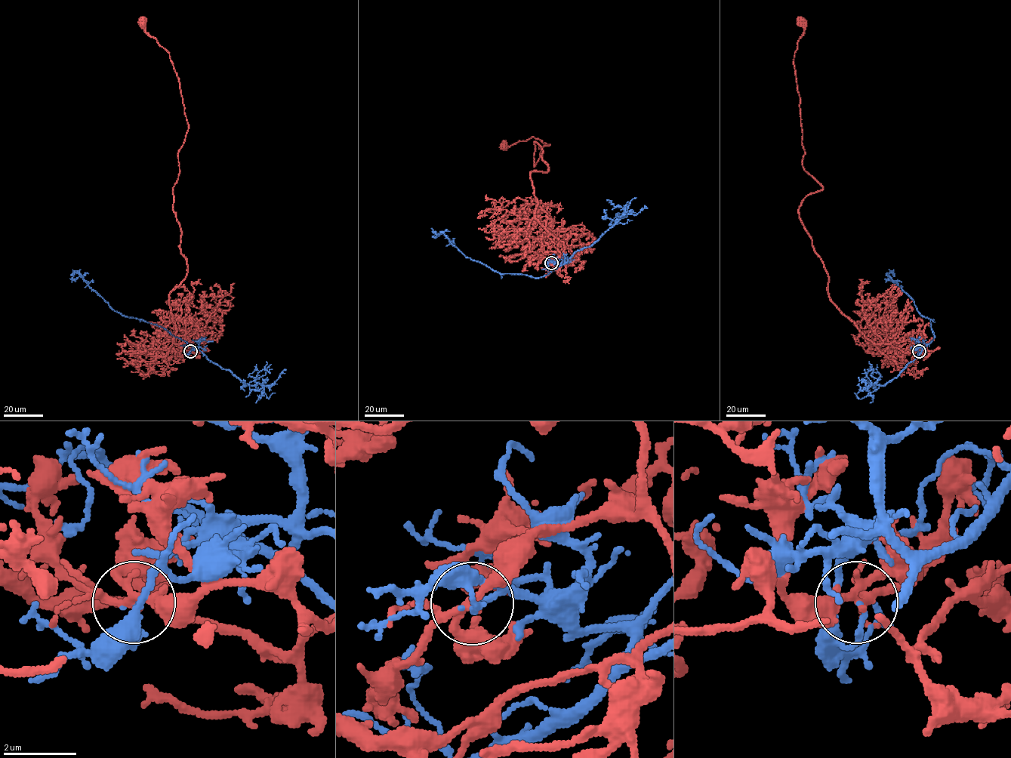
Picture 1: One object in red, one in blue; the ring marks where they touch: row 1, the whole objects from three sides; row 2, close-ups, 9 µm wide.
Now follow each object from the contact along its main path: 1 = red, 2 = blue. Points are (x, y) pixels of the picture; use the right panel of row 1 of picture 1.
1: (919, 351), (870, 341), (833, 303), (799, 217), (801, 201), (822, 187), (803, 167), (793, 60), (801, 23)
2: (919, 351), (934, 337), (930, 319), (917, 311), (913, 300), (888, 273), (892, 275)

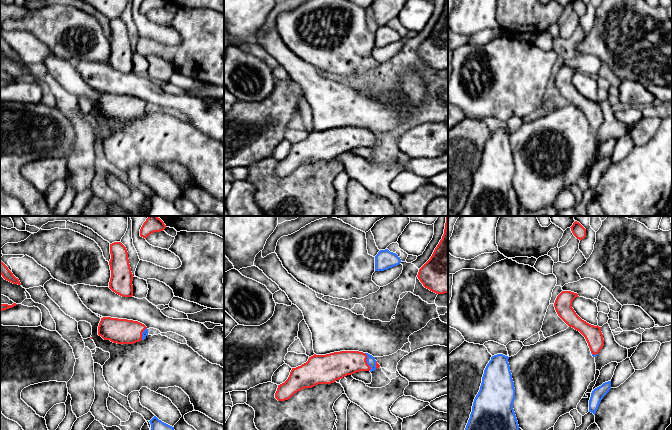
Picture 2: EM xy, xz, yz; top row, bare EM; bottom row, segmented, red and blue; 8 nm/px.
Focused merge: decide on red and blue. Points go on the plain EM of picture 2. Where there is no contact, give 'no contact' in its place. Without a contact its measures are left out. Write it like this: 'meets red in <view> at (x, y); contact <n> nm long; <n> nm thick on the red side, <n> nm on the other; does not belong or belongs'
meets red in xz at (366, 138); contact 150 nm long; 220 nm thick on the red side, 70 nm on the other; does not belong

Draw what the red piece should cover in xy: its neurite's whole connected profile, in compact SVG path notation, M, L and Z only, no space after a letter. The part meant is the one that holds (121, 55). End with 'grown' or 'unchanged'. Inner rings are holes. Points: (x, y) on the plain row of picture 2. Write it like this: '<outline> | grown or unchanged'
M121 18L110 20L111 35L109 37L111 54L109 64L122 73L133 72L133 50L131 48L128 28Z | unchanged

